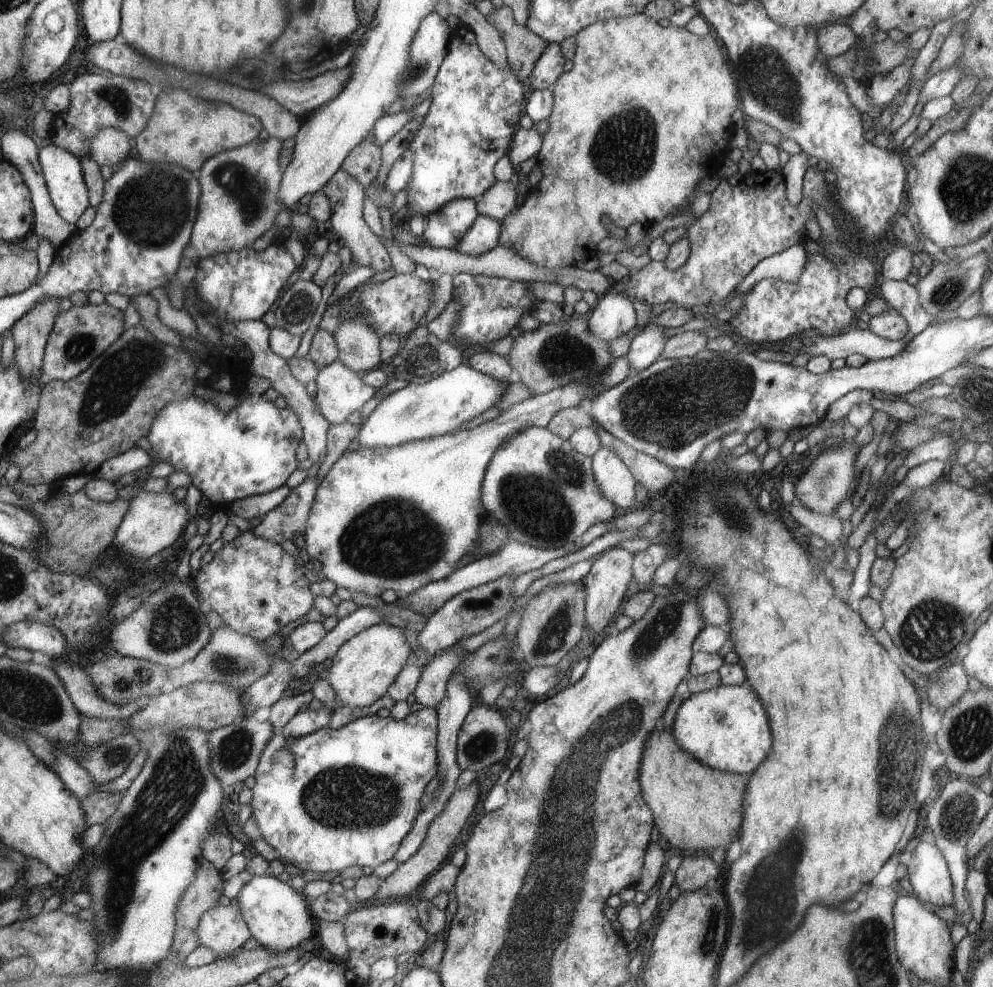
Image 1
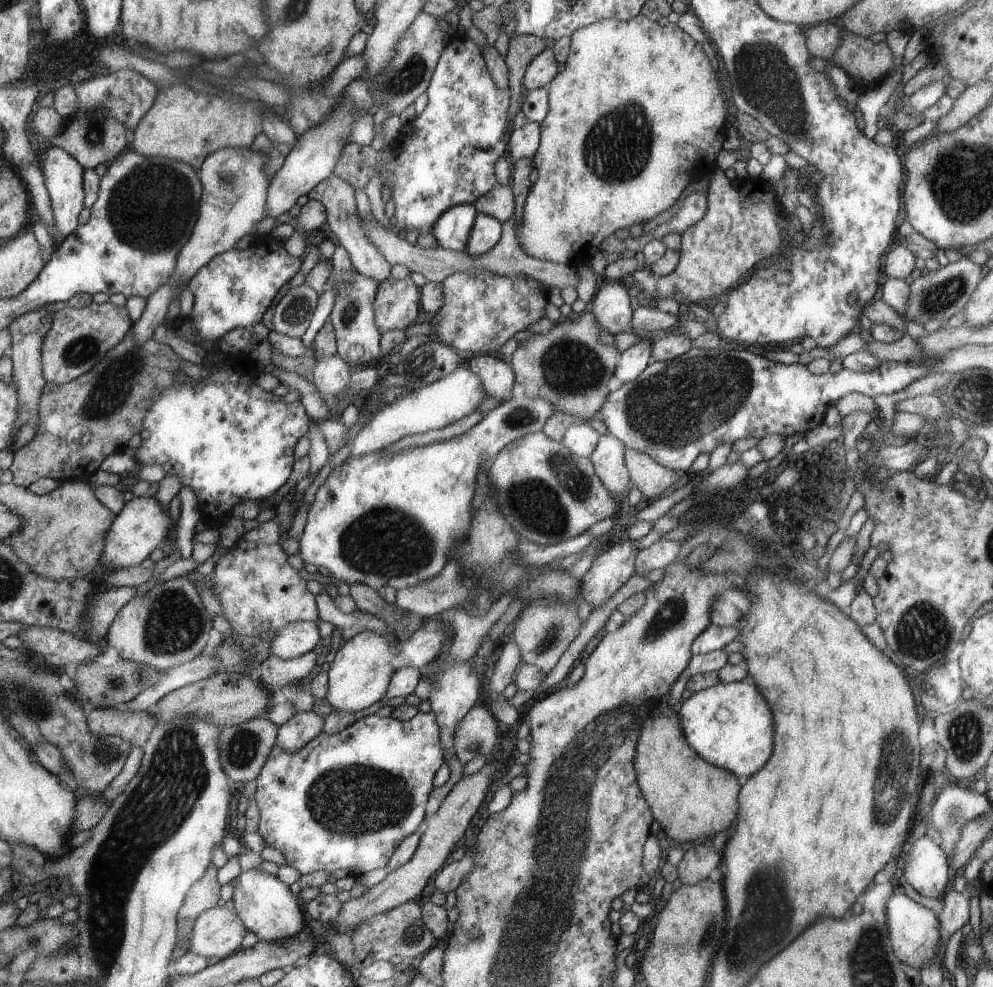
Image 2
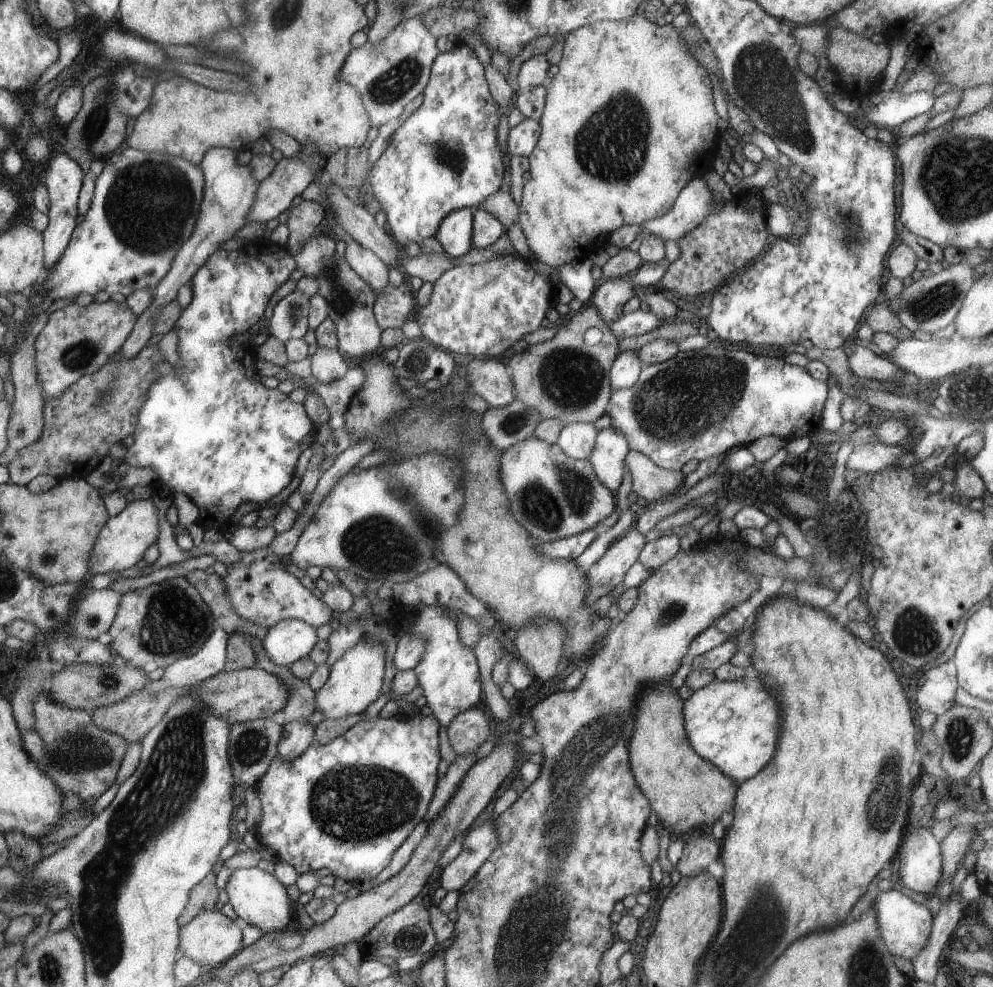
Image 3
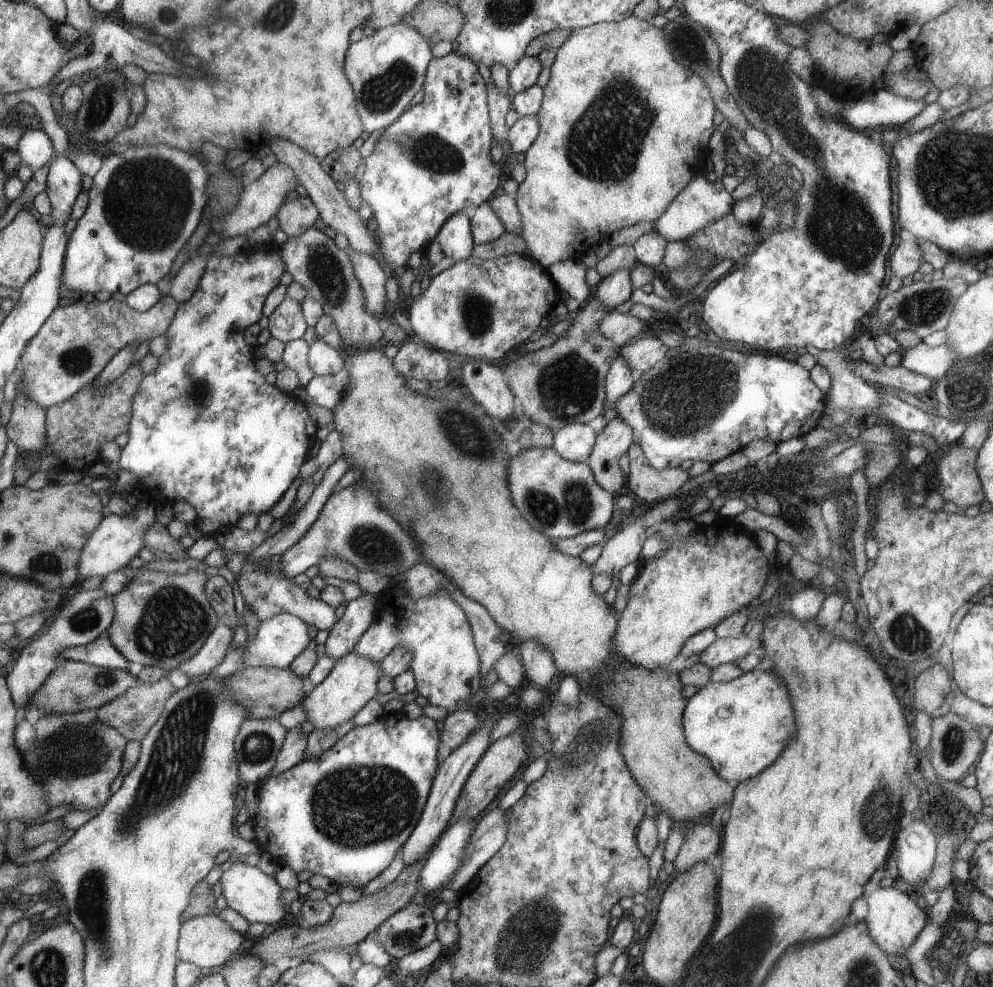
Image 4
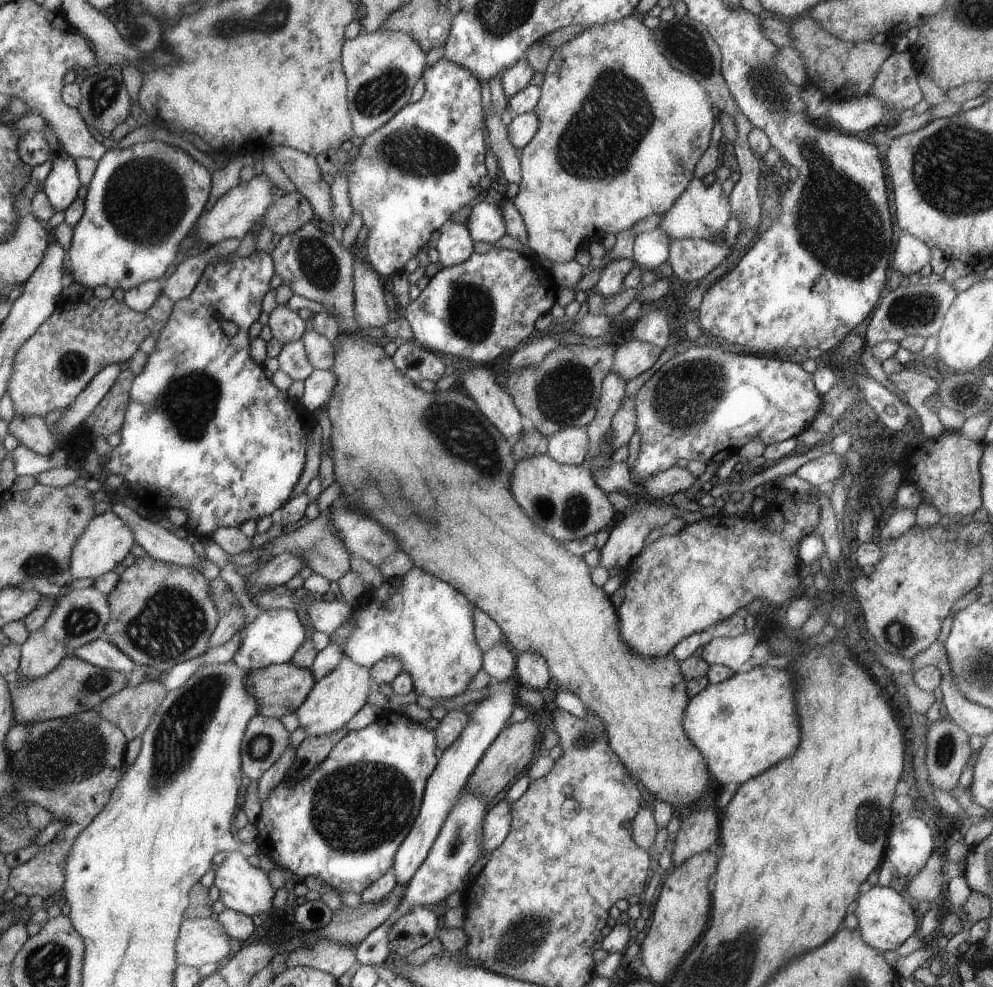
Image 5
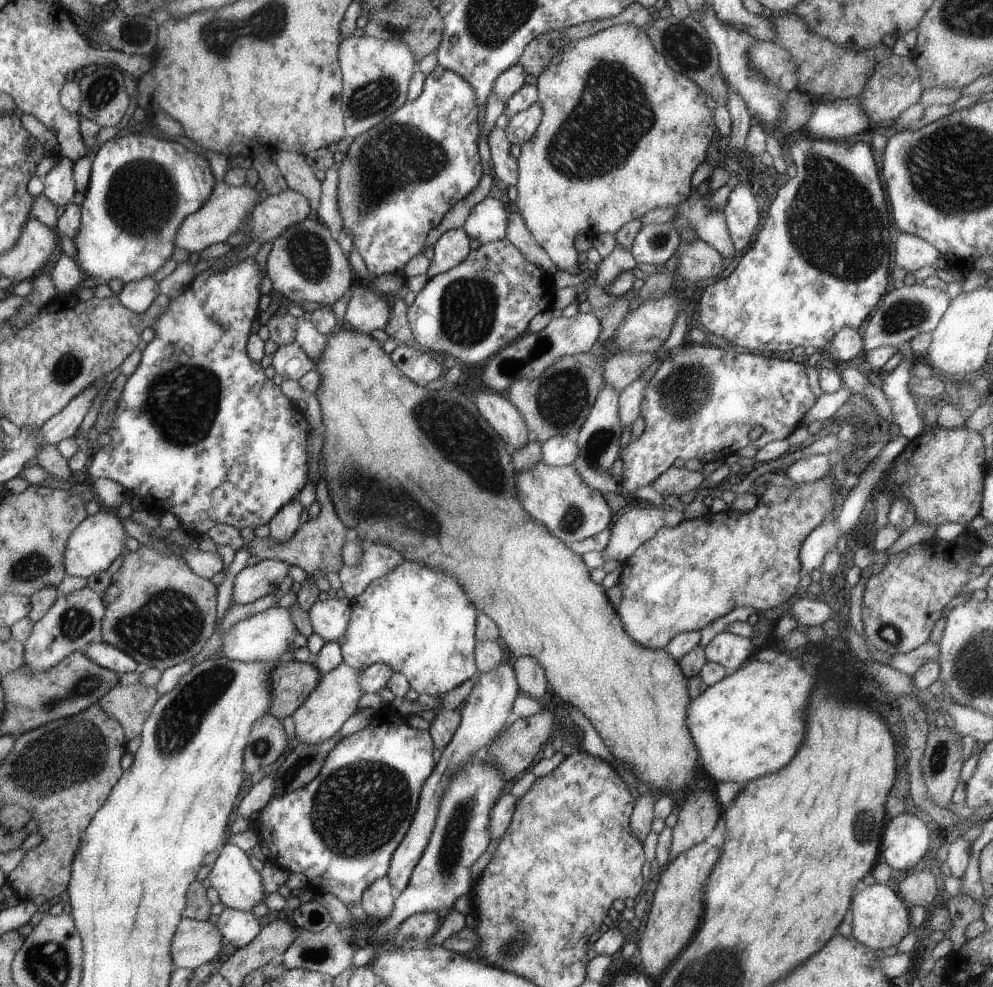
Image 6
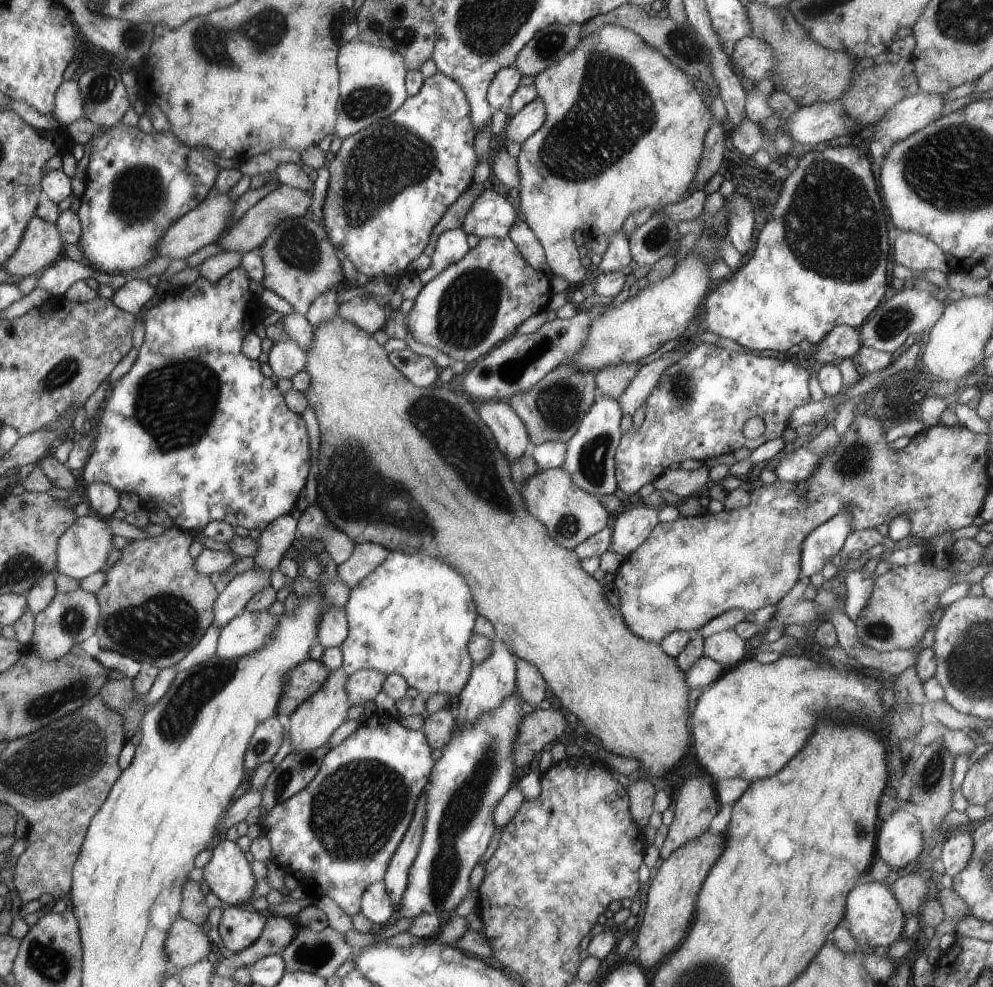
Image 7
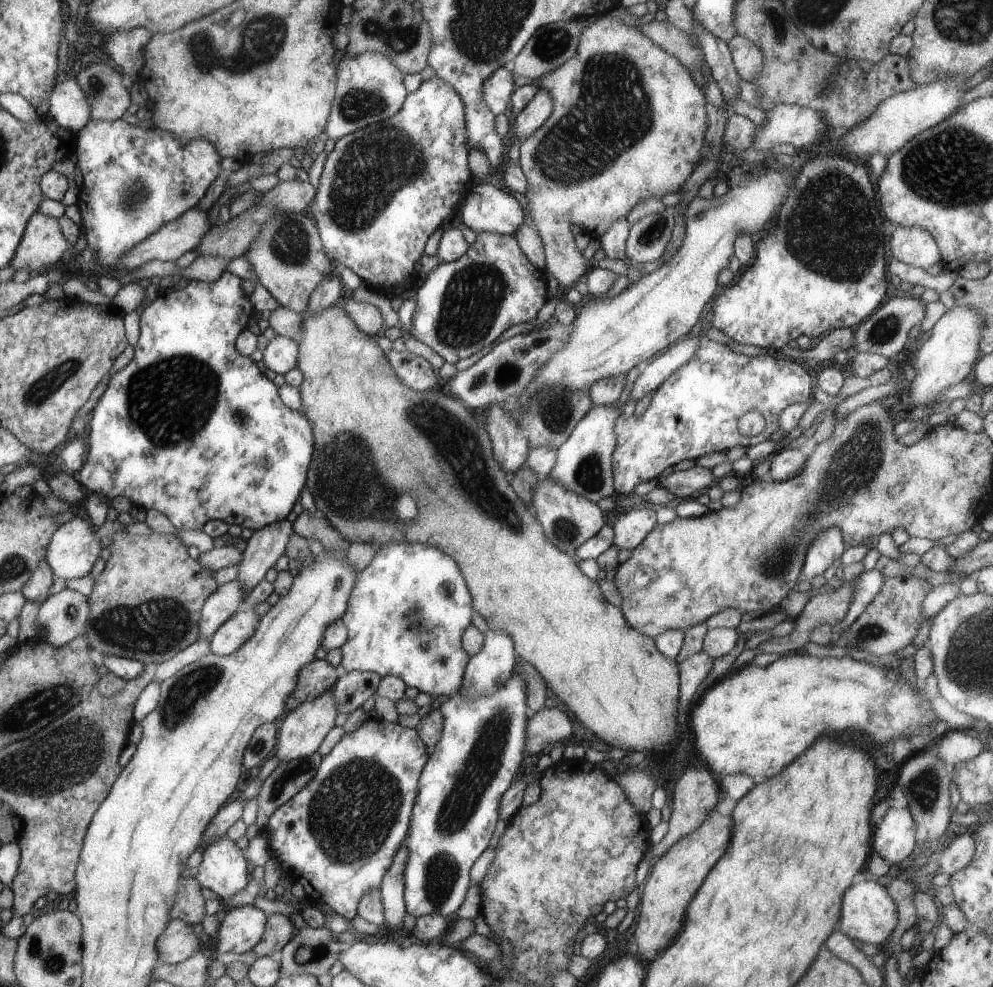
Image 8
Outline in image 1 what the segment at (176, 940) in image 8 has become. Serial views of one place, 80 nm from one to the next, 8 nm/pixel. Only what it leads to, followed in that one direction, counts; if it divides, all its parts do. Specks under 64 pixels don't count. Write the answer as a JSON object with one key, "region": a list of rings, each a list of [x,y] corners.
{"region":[[[218,905],[205,912],[199,924],[201,946],[213,950],[216,954],[234,952],[244,946],[250,938],[245,917],[238,906]]]}

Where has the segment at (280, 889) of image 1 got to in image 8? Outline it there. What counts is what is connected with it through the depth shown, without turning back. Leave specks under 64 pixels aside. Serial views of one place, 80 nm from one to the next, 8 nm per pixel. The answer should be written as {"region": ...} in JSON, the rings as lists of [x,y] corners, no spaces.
{"region":[[[228,836],[212,841],[202,851],[203,860],[197,867],[195,879],[200,881],[202,888],[210,888],[220,900],[238,894],[251,882],[244,852]]]}

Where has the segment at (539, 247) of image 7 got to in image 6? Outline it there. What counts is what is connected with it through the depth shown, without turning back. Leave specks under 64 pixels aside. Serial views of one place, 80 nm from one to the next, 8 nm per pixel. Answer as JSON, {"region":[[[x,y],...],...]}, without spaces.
{"region":[[[508,211],[506,238],[517,245],[521,252],[538,268],[554,275],[559,268],[550,255],[534,240],[521,213]]]}

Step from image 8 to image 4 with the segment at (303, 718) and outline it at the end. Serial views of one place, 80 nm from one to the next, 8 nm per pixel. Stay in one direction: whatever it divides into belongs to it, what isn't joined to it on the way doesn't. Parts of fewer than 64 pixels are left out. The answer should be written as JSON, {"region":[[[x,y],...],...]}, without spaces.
{"region":[[[356,651],[348,652],[339,658],[330,674],[320,684],[310,687],[312,690],[303,702],[307,720],[310,720],[315,728],[331,729],[354,718],[366,706],[366,702],[376,698],[376,682],[382,674],[381,665],[374,659],[362,656]]]}

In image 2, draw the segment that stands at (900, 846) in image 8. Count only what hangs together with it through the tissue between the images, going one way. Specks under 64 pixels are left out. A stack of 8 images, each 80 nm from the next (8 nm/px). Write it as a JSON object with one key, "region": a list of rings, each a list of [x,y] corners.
{"region":[[[924,835],[904,857],[904,882],[928,898],[942,900],[952,878],[950,862],[941,847]]]}

